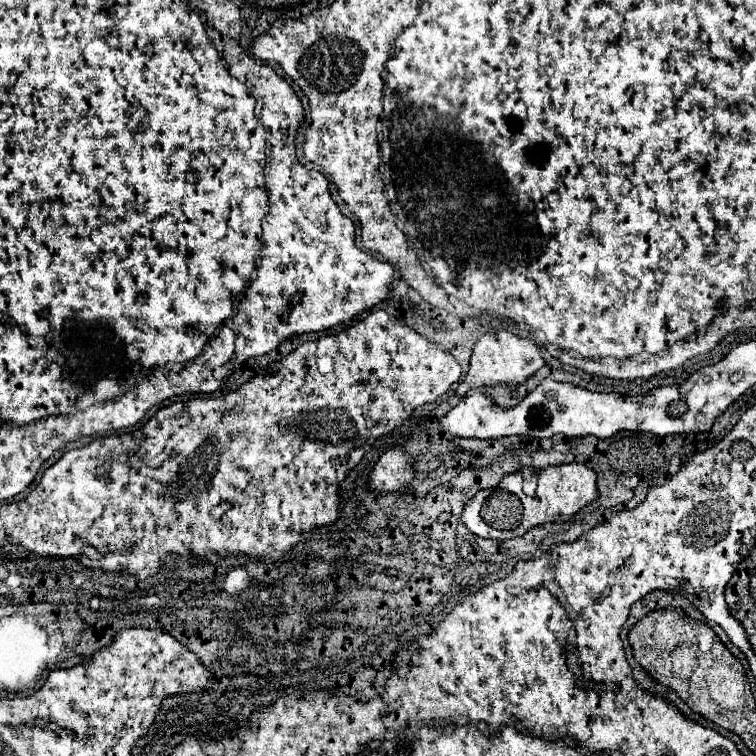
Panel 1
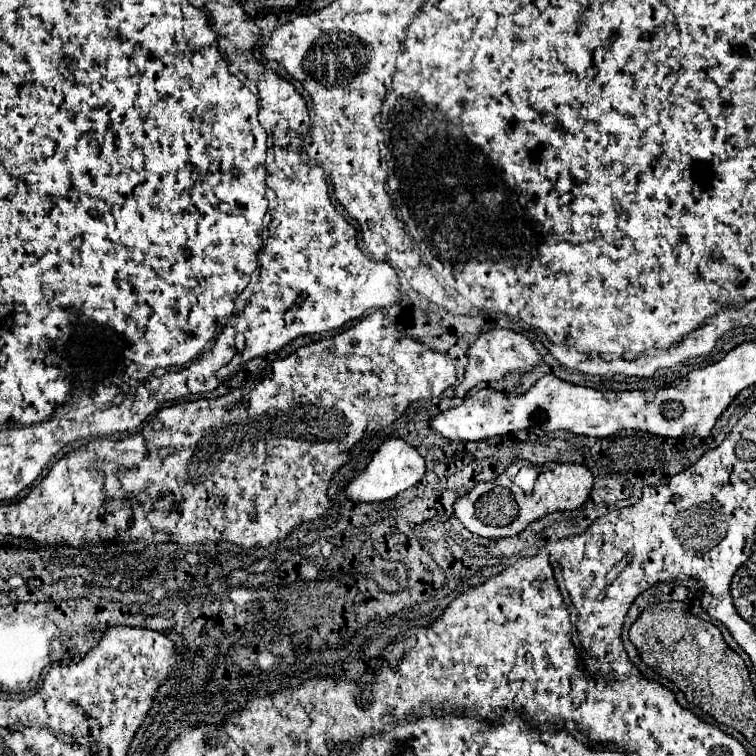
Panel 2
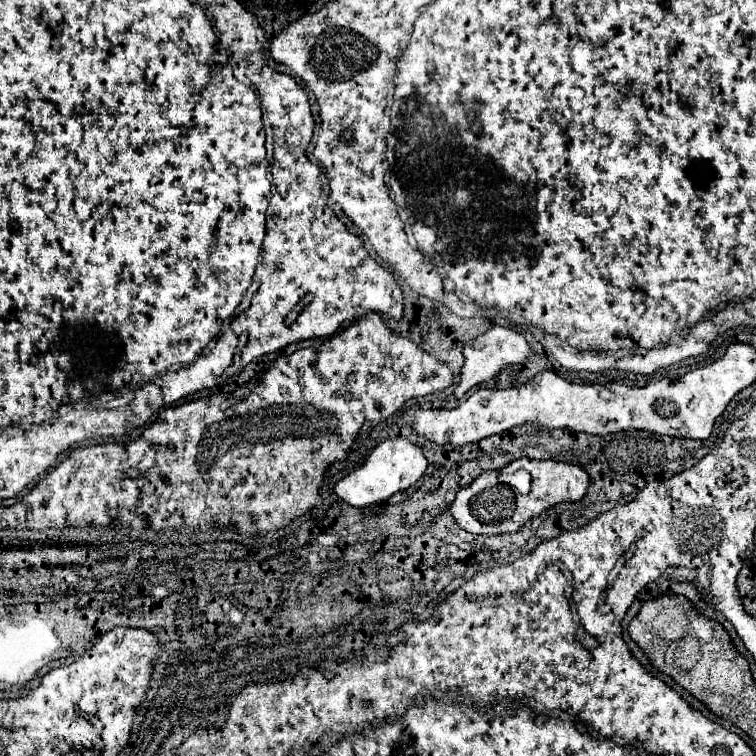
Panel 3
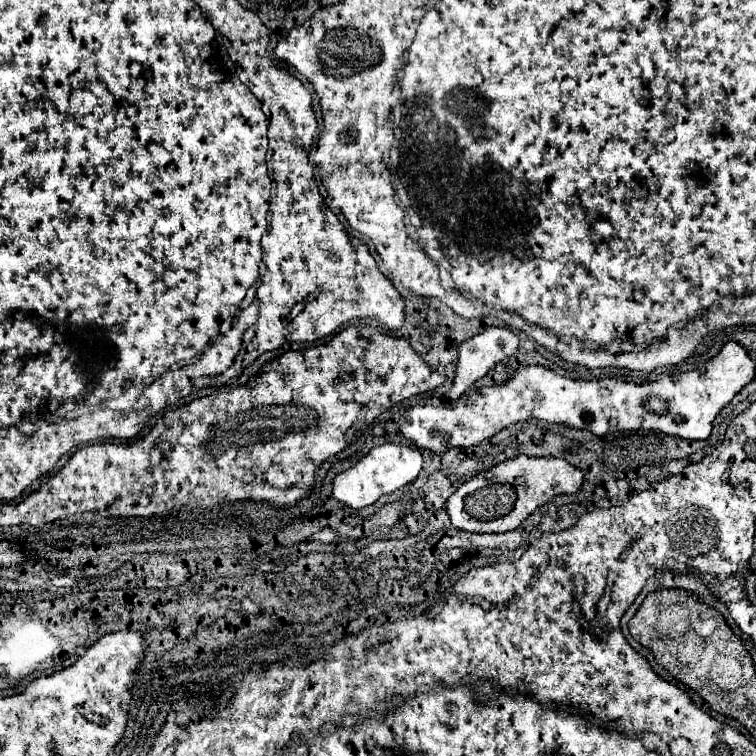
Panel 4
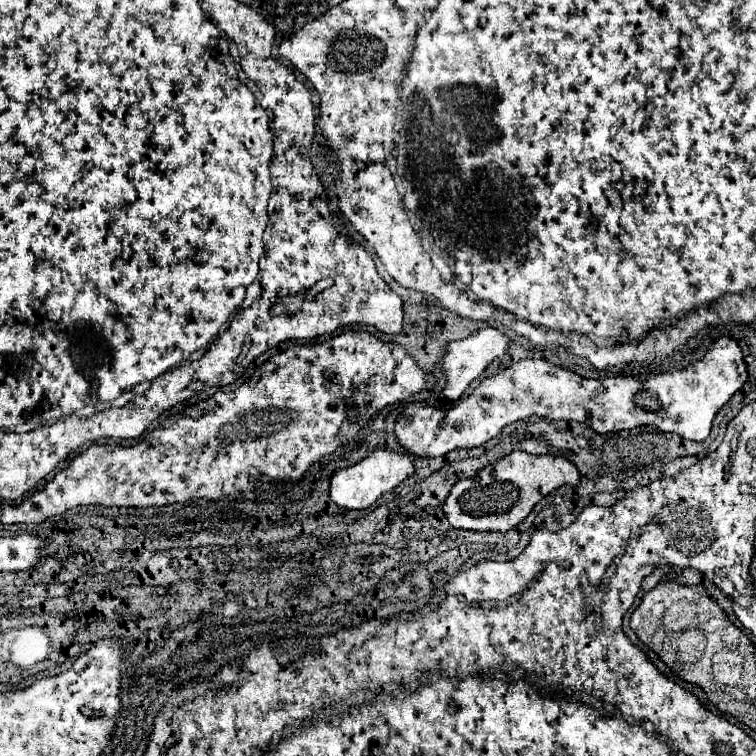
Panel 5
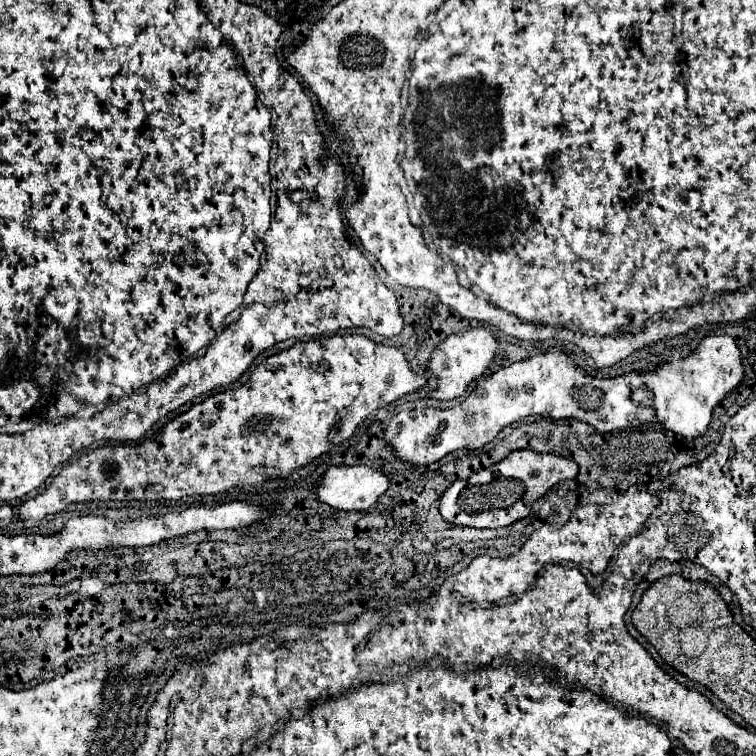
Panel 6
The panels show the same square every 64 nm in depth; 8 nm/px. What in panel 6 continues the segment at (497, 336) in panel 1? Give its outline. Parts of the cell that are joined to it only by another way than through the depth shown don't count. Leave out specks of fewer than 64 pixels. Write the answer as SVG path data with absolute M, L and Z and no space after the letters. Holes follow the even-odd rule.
M474 328L464 334L448 336L440 344L440 348L434 350L432 360L428 364L428 368L438 378L438 388L434 392L430 392L428 396L436 398L436 400L454 400L454 398L462 396L464 390L468 388L468 384L482 376L482 372L488 368L488 364L492 362L492 358L496 354L498 354L498 342L496 342L496 336L492 334L492 330L488 330L488 328Z

